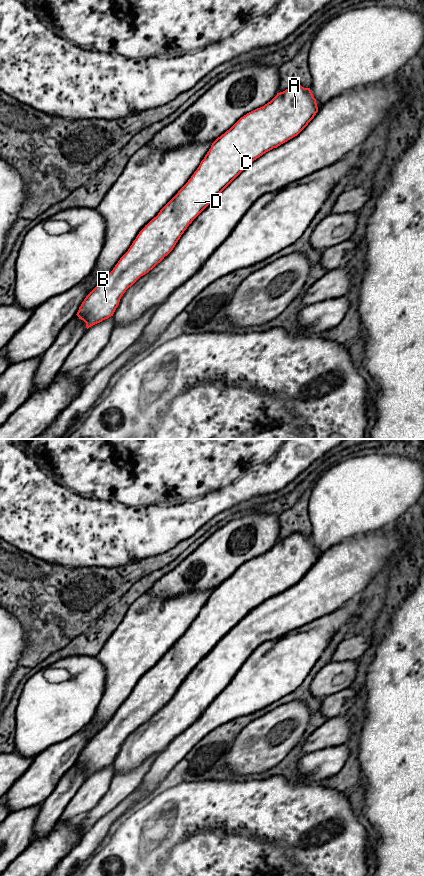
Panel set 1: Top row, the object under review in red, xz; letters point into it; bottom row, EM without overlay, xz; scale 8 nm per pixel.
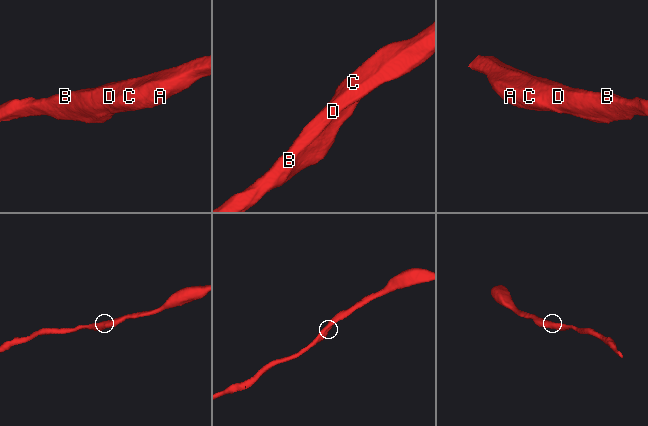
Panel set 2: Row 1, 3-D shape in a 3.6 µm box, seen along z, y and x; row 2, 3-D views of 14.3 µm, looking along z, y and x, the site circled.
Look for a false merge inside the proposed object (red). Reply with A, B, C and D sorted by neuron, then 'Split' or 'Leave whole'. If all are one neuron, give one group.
Groups: A B C D. Leave whole

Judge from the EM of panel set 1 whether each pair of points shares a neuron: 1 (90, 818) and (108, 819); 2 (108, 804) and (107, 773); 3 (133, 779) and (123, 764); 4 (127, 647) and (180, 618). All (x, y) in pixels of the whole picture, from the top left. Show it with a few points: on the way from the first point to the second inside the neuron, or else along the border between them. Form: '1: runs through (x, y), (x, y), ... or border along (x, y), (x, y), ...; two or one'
1: border along (118, 804), (101, 816), (83, 834); two
2: border along (114, 776), (109, 789), (93, 808); two
3: border along (148, 758), (131, 770), (114, 776); two
4: runs through (140, 639), (156, 623), (167, 619); one

